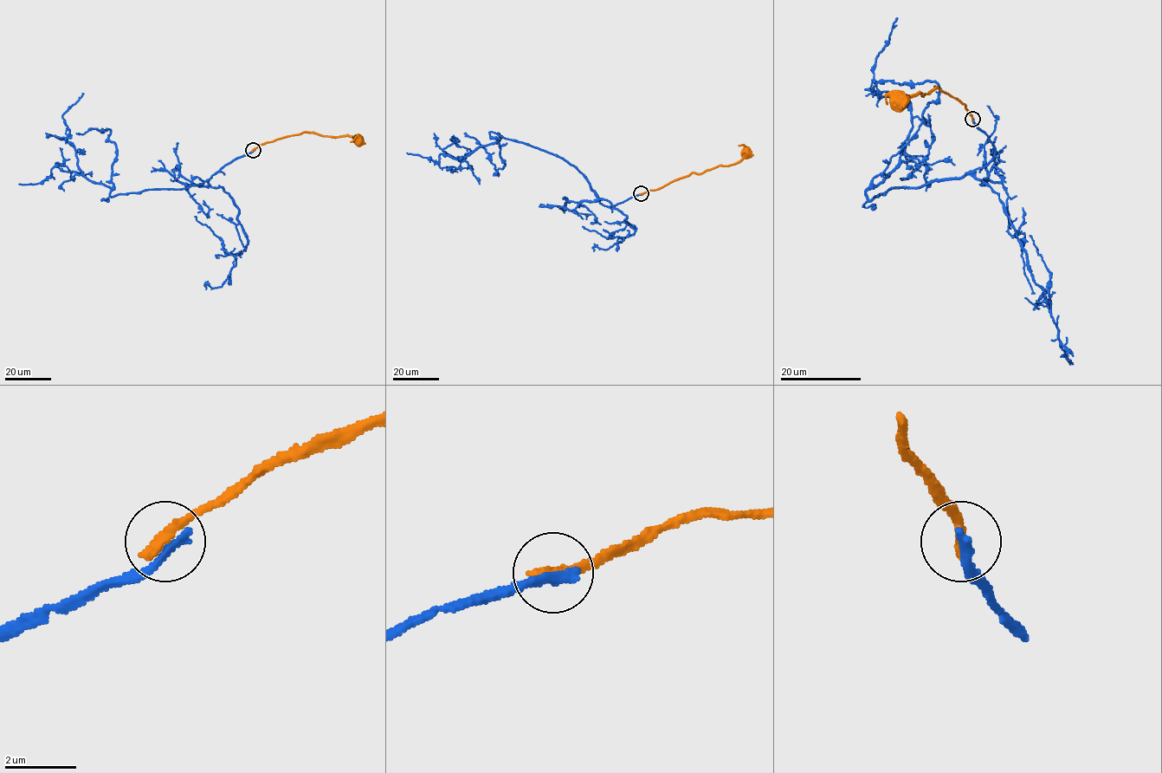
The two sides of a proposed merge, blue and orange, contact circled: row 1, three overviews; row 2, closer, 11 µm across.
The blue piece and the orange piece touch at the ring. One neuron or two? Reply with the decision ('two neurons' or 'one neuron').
two neurons

